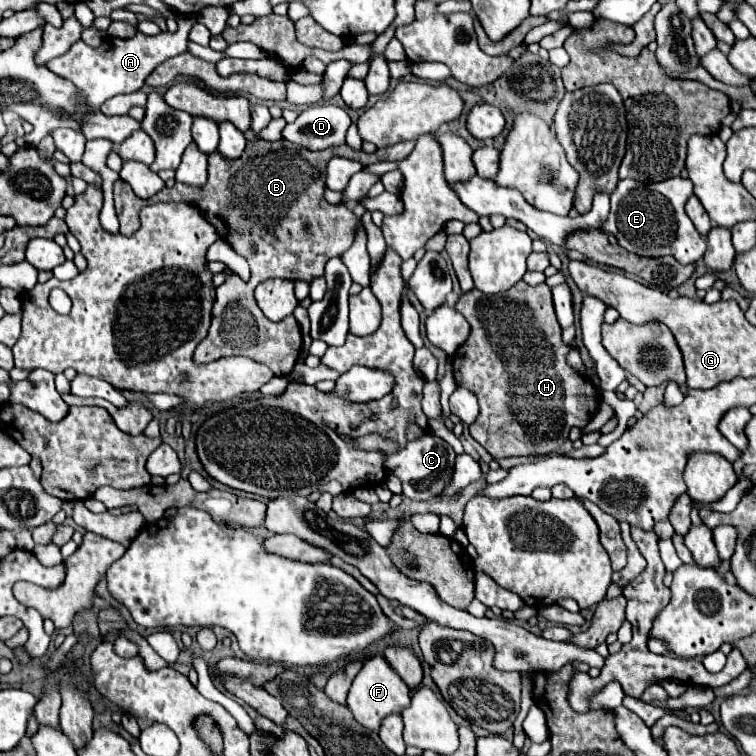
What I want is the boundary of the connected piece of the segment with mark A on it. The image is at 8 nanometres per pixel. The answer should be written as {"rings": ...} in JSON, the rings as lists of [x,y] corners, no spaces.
{"rings":[[[178,17],[178,31],[176,33],[160,33],[154,37],[148,37],[144,33],[136,33],[130,39],[118,39],[118,37],[108,37],[104,39],[104,43],[100,47],[90,47],[84,41],[76,41],[68,53],[64,53],[62,57],[52,59],[46,67],[72,81],[78,83],[78,91],[86,93],[86,99],[90,105],[100,107],[108,97],[114,97],[118,93],[132,93],[138,91],[146,77],[166,59],[176,57],[180,53],[186,51],[188,45],[188,33],[190,27],[194,25],[194,17]]]}

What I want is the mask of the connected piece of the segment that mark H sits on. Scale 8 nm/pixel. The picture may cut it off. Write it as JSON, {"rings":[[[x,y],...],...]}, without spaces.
{"rings":[[[518,281],[502,295],[484,295],[482,291],[472,289],[458,299],[456,309],[466,317],[472,331],[454,355],[454,379],[456,385],[478,397],[480,415],[470,425],[470,435],[494,459],[516,455],[550,455],[564,443],[564,439],[568,439],[568,429],[584,427],[598,411],[600,393],[594,391],[594,383],[566,363],[570,349],[562,341],[562,329],[558,325],[552,293],[546,283],[530,287],[526,281]]]}

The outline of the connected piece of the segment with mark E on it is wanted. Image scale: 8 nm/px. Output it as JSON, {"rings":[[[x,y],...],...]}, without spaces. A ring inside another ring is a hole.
{"rings":[[[682,177],[666,179],[660,183],[646,183],[646,185],[636,179],[622,179],[618,181],[614,193],[610,195],[610,215],[606,217],[606,223],[602,223],[600,231],[614,235],[620,247],[640,257],[658,259],[672,255],[676,261],[684,265],[696,263],[704,257],[706,241],[696,231],[696,227],[692,225],[692,221],[684,211],[684,203],[688,201],[690,195],[692,195],[692,183],[690,179]]]}

